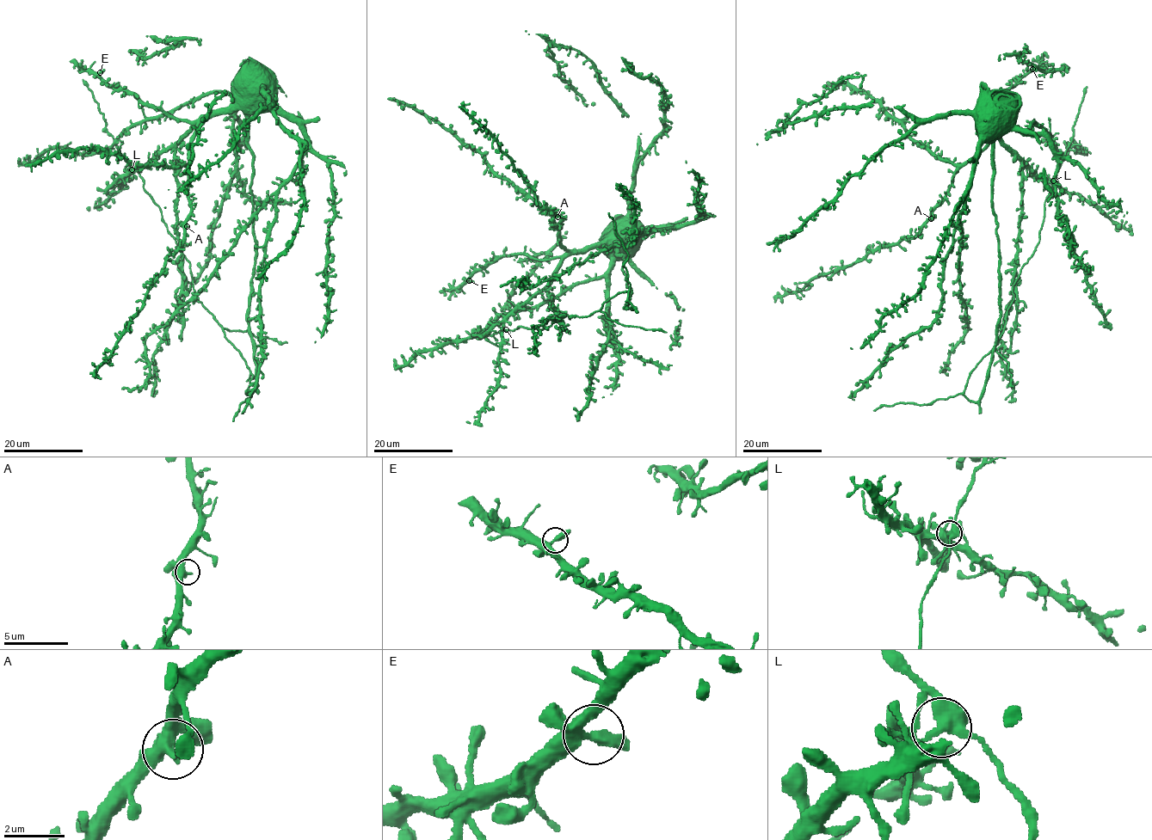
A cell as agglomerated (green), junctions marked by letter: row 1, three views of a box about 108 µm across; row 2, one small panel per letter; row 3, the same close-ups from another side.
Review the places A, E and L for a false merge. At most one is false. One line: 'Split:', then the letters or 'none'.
Split: none

